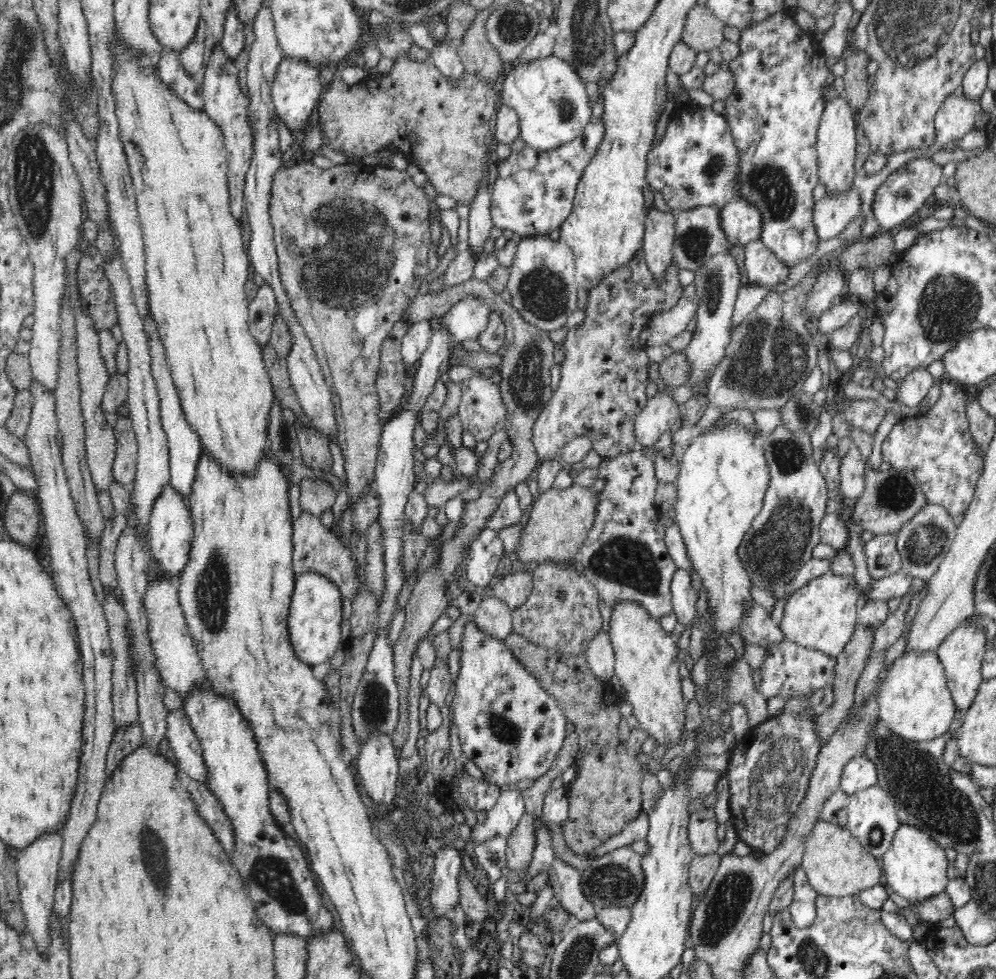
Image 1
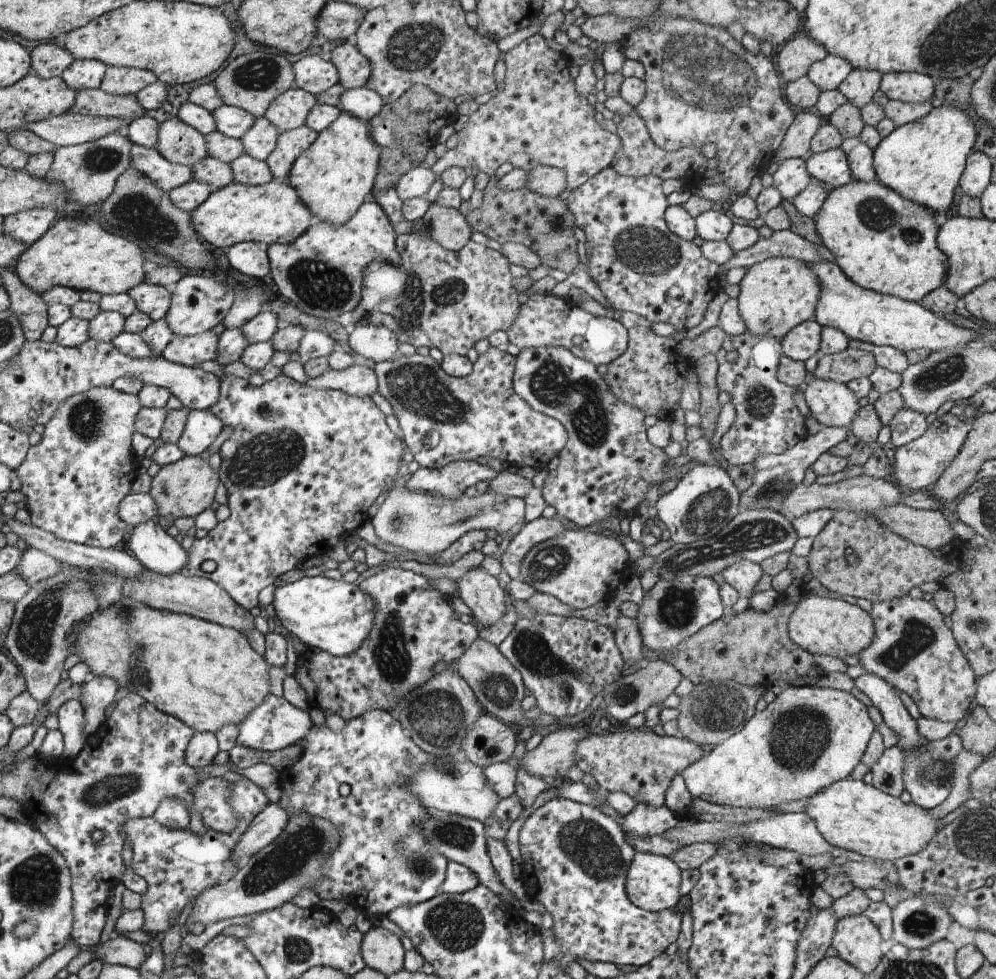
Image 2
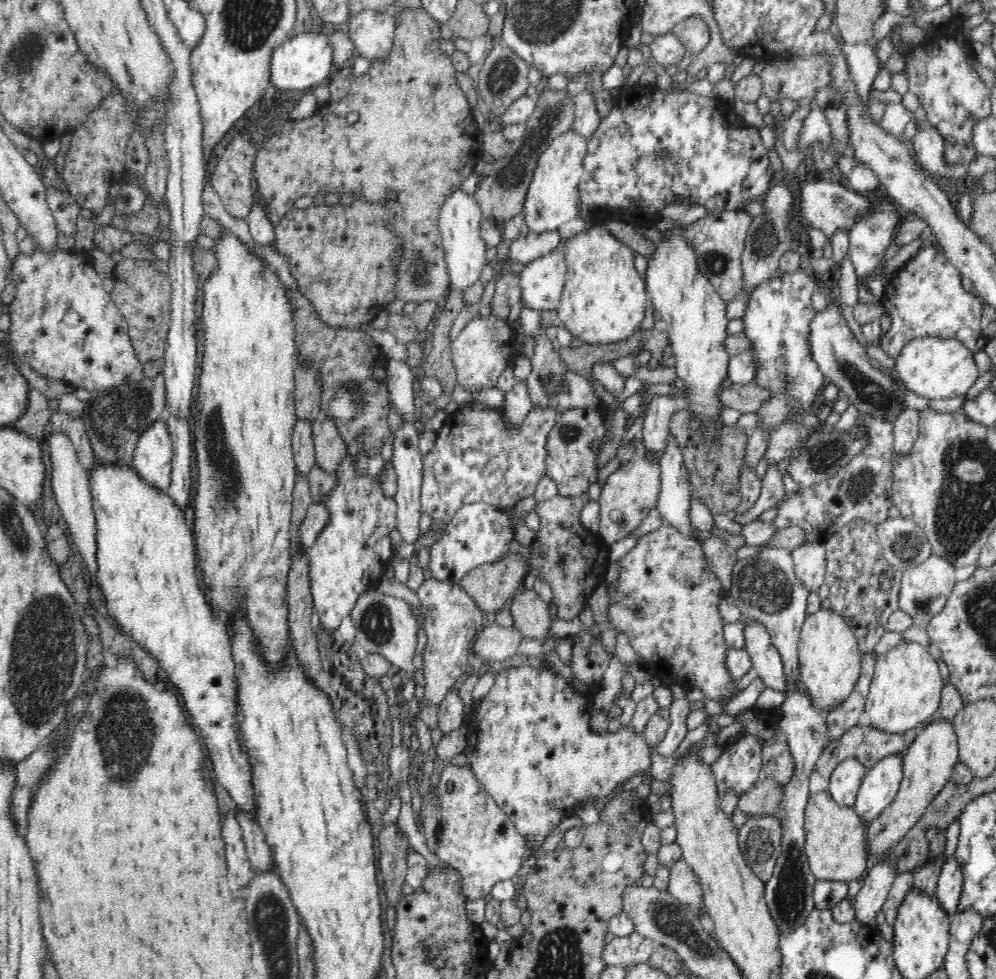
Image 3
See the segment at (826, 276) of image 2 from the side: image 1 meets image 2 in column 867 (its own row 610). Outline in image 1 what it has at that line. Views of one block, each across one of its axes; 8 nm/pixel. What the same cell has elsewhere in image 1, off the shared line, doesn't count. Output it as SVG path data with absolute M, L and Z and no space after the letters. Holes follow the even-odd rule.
M312 572L295 576L289 606L288 635L293 653L312 668L328 664L336 650L343 648L341 636L343 595L329 579Z

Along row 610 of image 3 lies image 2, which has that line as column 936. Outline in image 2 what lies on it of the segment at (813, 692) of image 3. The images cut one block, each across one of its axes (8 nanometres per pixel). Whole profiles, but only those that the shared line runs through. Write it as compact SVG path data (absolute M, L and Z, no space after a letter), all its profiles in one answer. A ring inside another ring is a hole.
M852 777L822 788L807 800L809 805L805 812L815 820L817 829L828 843L842 851L858 852L871 859L895 861L916 854L941 828L941 818L935 817L931 810L913 802L905 804L900 798Z

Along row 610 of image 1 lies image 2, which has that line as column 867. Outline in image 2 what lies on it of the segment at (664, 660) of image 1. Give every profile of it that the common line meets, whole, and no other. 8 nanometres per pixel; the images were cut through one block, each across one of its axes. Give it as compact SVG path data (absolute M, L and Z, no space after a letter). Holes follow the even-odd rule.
M808 595L797 604L788 624L788 632L791 640L806 652L838 659L860 654L874 638L870 614L859 608L854 601L817 595Z

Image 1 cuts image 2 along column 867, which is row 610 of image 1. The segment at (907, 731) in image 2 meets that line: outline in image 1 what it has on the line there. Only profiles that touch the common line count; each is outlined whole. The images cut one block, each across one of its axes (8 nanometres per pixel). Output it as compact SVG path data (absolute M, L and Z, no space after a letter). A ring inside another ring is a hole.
M677 569L670 584L673 612L678 623L691 624L697 614L699 598L695 577L688 570Z

